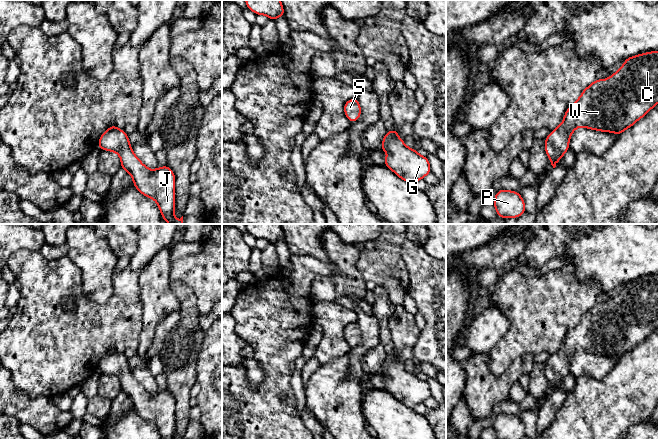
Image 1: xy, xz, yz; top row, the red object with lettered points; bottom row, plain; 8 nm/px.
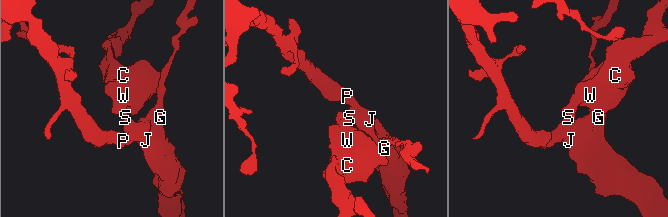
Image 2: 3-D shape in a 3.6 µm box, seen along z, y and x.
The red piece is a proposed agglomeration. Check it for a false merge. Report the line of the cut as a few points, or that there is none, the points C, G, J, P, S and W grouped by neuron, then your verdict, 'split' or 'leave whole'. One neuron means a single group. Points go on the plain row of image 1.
cut none; groups C G J P S W; leave whole

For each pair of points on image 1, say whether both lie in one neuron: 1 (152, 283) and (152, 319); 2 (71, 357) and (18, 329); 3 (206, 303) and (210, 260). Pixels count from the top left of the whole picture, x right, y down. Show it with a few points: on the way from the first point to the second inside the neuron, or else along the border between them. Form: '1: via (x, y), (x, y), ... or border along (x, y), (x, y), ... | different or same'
1: via (152, 292), (152, 310) | same
2: via (58, 350), (36, 347), (31, 342) | same
3: via (208, 292), (210, 287), (210, 271) | same

